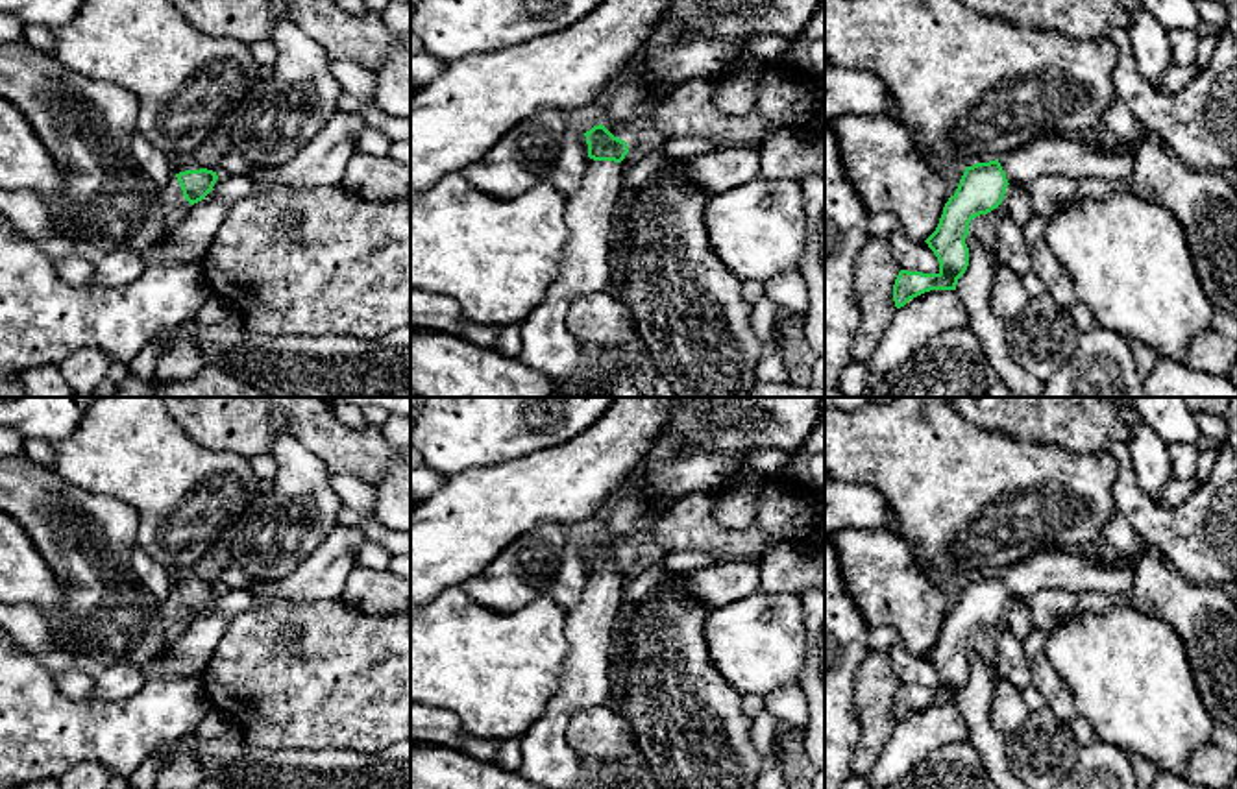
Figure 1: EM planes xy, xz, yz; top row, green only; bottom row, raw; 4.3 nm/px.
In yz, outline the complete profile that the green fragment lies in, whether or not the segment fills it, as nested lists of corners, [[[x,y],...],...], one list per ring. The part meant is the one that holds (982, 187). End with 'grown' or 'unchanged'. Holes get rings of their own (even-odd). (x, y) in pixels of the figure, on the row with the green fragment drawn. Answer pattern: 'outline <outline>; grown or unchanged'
outline [[[1043,137],[1000,159],[967,166],[956,192],[943,207],[936,231],[925,240],[939,262],[937,273],[900,270],[893,285],[895,307],[930,290],[956,290],[969,266],[965,238],[969,224],[997,209],[1010,185],[1019,187],[1039,176],[1132,181],[1133,155],[1124,146],[1100,150],[1089,142]]]; grown

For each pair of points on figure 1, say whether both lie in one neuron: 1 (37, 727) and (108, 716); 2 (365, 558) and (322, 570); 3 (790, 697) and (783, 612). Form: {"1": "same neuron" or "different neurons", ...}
{"1": "same neuron", "2": "different neurons", "3": "different neurons"}

